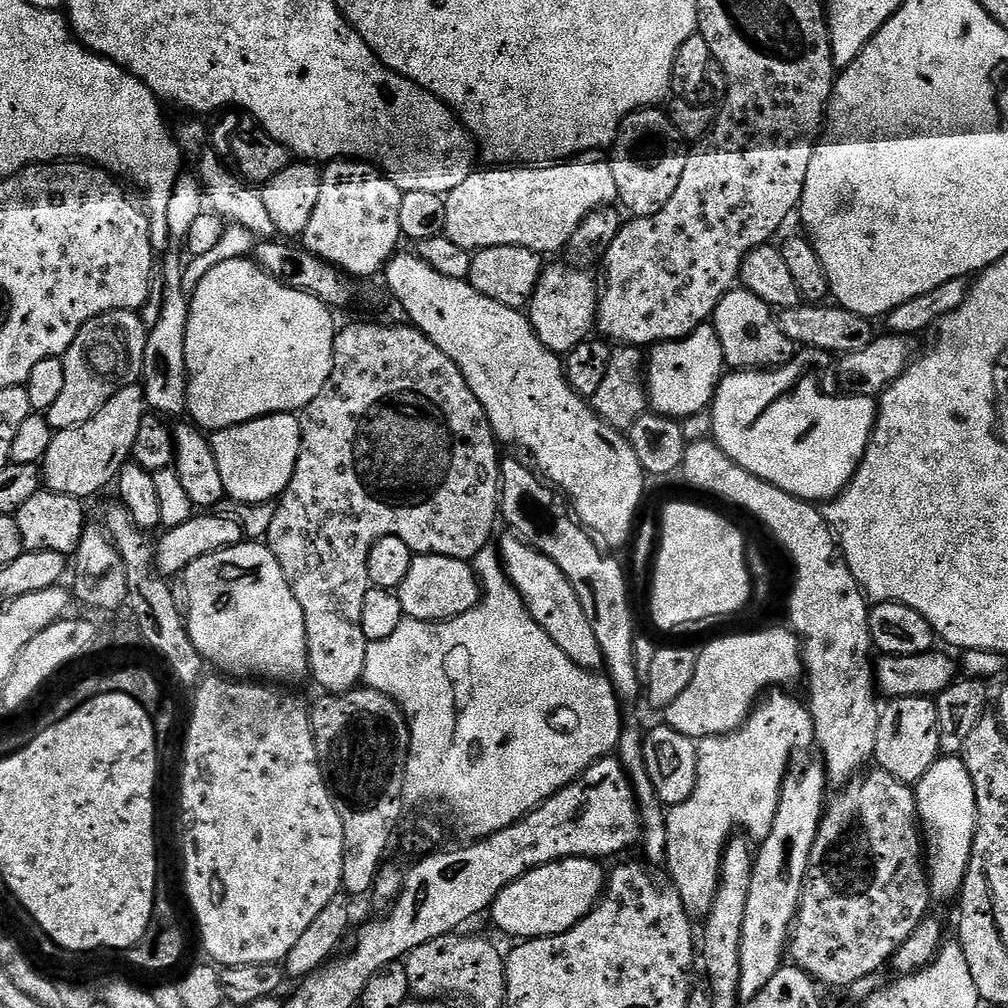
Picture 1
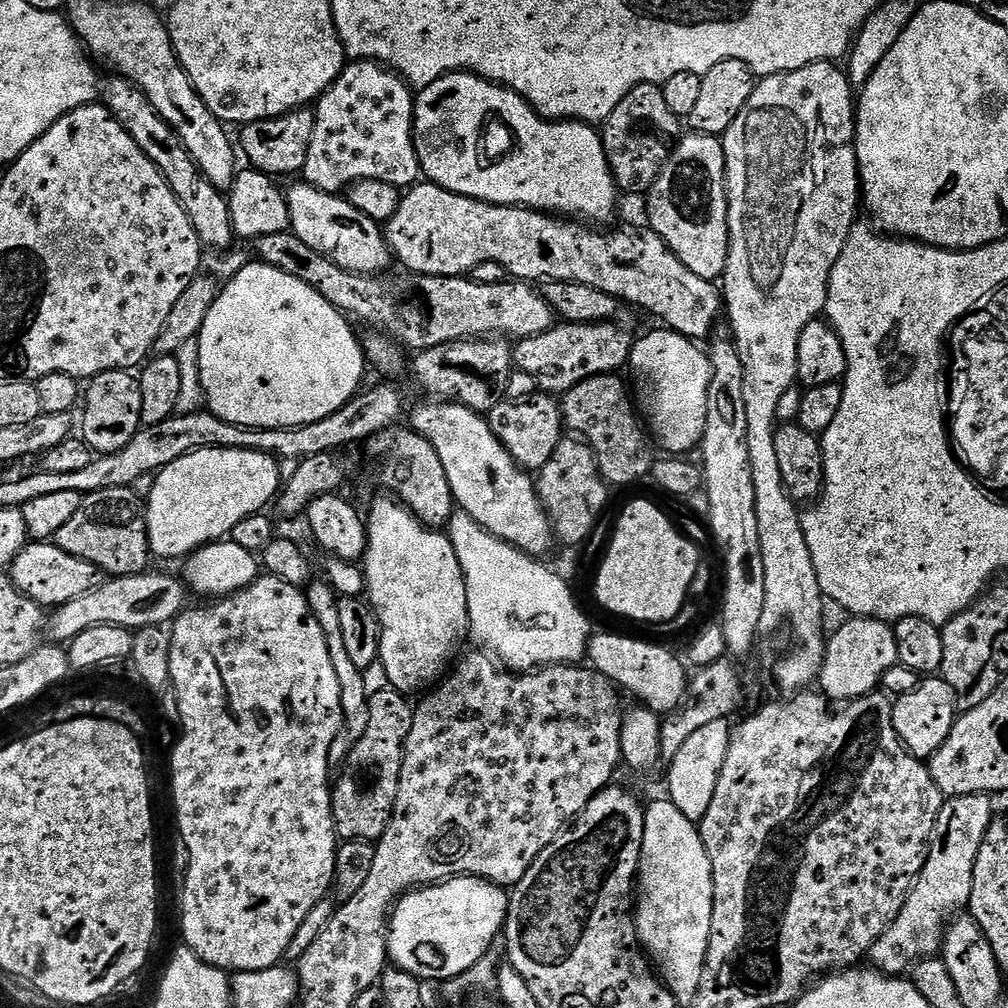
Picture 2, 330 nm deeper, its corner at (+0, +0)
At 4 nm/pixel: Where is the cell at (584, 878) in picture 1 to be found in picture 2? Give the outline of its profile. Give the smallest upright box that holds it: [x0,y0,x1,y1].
[388,876,510,982]

